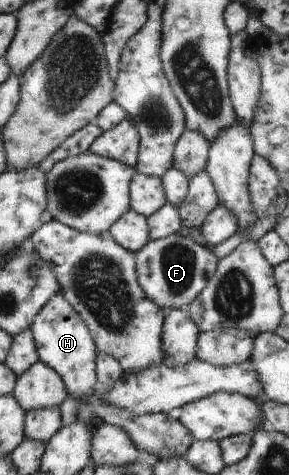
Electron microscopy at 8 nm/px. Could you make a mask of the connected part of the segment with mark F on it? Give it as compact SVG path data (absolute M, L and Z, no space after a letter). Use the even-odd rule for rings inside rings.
M184 231L162 239L148 240L135 253L134 259L139 288L149 301L164 311L187 309L213 276L217 261L210 247L202 243L196 234Z

